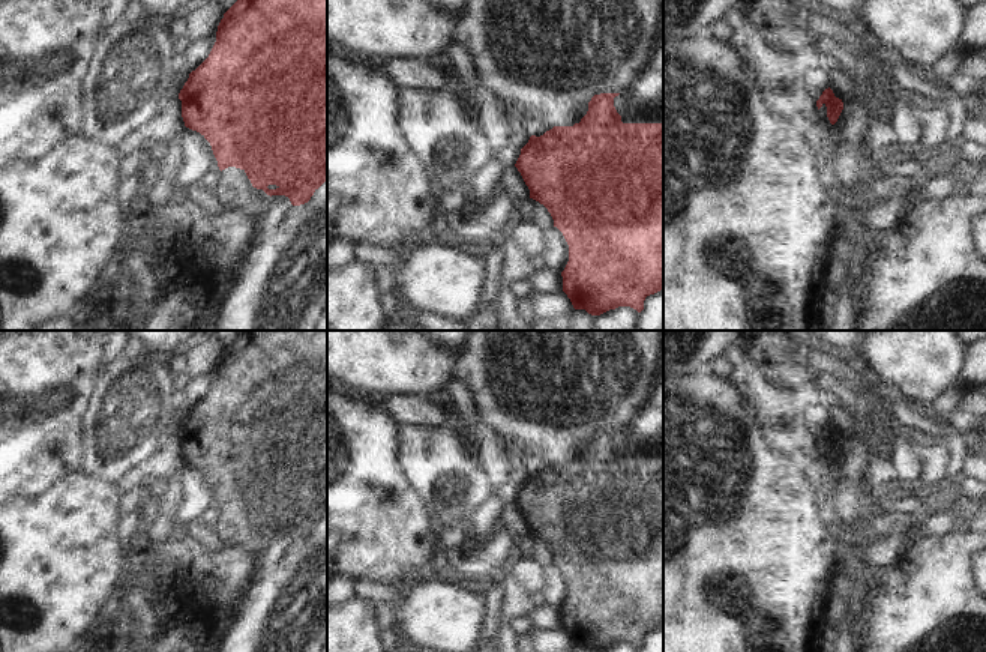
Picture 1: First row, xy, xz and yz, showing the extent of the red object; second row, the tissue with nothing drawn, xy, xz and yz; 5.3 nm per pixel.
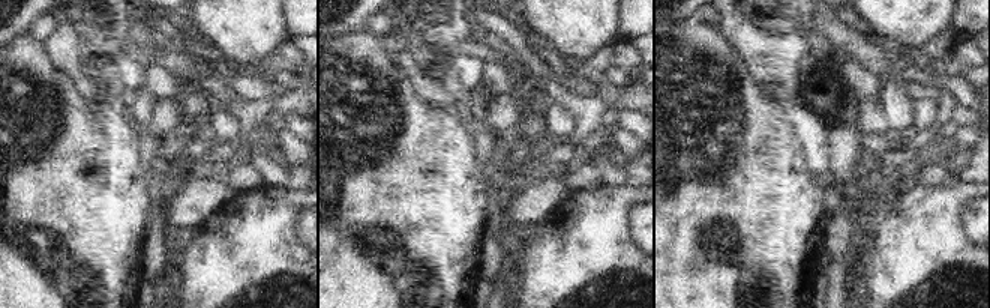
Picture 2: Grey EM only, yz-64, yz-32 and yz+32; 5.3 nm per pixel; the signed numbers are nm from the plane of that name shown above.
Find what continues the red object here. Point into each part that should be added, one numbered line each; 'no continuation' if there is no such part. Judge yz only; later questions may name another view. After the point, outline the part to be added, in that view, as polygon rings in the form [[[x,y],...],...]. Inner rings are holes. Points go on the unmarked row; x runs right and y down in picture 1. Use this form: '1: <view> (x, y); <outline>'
no continuation

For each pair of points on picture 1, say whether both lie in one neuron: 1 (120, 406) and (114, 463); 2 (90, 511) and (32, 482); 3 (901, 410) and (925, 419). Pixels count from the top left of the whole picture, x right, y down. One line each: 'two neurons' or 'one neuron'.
1: one neuron
2: two neurons
3: one neuron

